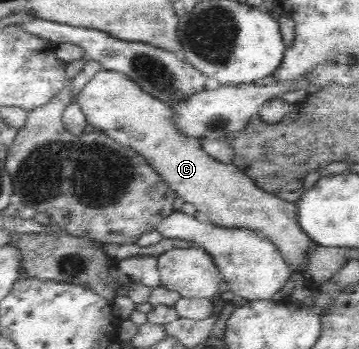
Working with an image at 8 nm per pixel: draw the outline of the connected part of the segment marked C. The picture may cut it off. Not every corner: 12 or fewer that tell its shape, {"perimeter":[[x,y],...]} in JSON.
{"perimeter":[[98,70],[87,123],[135,149],[214,226],[268,238],[291,274],[318,245],[297,204],[182,136],[163,101]]}

